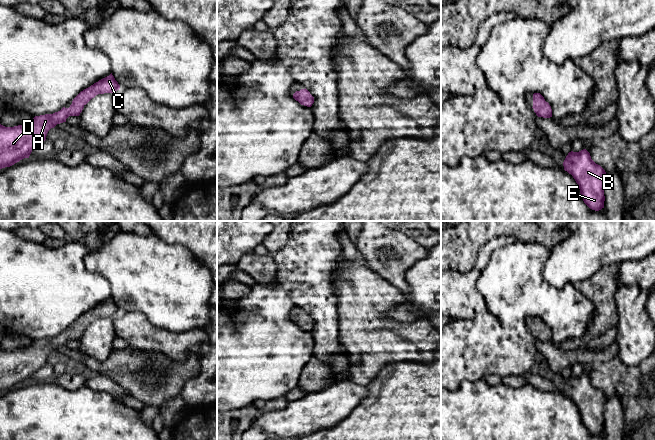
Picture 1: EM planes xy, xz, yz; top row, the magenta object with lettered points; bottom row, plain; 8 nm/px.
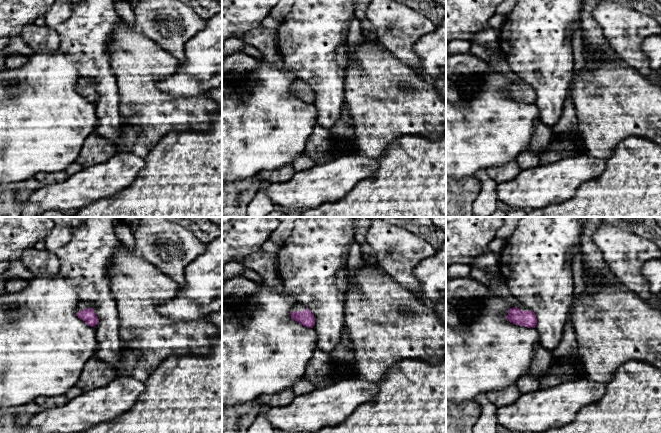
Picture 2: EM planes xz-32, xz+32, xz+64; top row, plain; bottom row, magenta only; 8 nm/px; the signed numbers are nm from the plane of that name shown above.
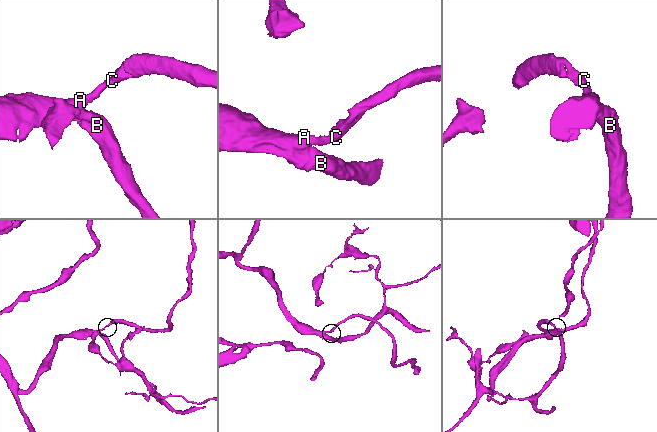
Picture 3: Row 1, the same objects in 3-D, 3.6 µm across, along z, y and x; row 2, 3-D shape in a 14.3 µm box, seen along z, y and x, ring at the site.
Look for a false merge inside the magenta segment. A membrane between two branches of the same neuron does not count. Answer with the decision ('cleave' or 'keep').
keep

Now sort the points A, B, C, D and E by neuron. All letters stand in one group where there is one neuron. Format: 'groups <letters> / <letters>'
groups A B C D E

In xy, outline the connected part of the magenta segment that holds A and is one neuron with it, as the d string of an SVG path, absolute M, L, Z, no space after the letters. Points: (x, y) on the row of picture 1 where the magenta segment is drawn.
M112 73L81 91L69 108L63 107L53 114L35 116L27 124L5 127L0 124L0 169L10 167L29 158L33 149L46 140L48 131L66 122L69 116L79 116L84 106L96 95L114 93L120 89Z

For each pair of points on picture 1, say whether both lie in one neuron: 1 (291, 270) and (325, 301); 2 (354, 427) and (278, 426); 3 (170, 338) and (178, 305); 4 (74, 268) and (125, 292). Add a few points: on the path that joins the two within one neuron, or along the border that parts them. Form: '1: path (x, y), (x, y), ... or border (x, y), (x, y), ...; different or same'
1: path (299, 275), (317, 293); same
2: border (349, 413), (336, 424), (320, 429); different
3: border (150, 321), (173, 331), (195, 328); different
4: border (91, 272), (101, 274), (107, 280), (111, 296); different

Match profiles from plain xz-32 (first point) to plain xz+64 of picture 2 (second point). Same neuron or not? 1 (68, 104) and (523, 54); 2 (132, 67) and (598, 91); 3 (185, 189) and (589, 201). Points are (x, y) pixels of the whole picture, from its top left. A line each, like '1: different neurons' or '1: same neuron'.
1: different neurons
2: same neuron
3: same neuron

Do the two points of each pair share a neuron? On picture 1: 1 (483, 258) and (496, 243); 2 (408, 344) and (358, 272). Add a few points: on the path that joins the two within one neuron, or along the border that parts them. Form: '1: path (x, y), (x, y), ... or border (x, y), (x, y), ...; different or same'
1: path (484, 254), (492, 246); same
2: path (389, 329), (363, 303), (363, 296), (360, 291); same

